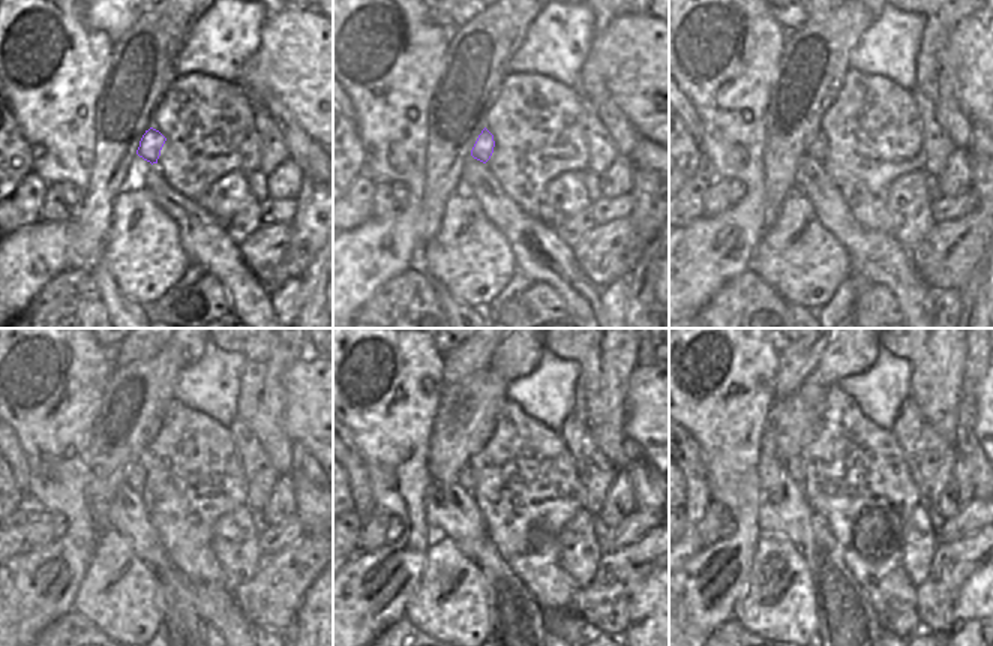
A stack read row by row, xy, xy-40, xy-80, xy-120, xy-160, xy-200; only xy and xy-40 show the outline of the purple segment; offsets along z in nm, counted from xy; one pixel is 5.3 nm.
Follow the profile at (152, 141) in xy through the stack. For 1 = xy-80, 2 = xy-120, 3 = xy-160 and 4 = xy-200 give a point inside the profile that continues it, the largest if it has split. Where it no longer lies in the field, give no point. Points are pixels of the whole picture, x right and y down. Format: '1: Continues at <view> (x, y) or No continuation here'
1: Continues at xy-80 (818, 149)
2: Continues at xy-120 (134, 475)
3: Continues at xy-160 (467, 480)
4: Continues at xy-200 (794, 466)

